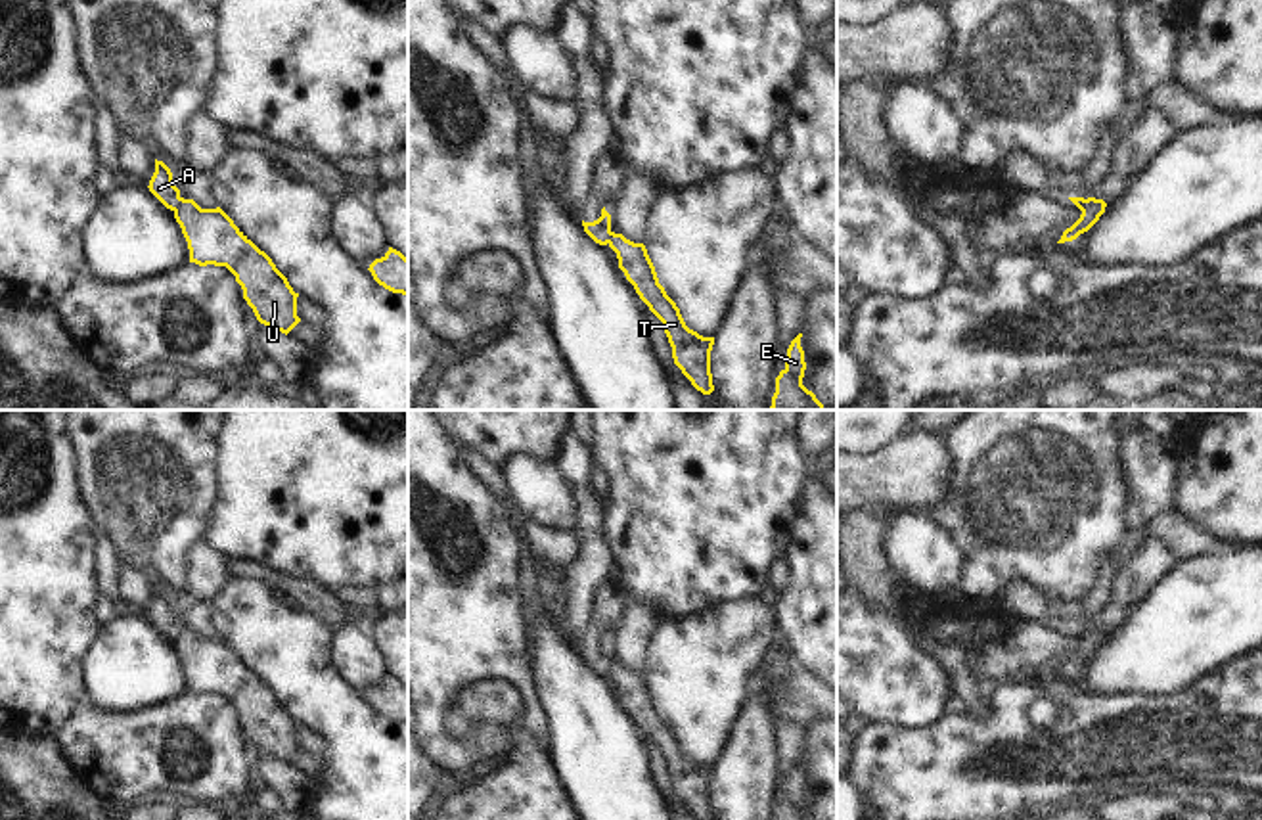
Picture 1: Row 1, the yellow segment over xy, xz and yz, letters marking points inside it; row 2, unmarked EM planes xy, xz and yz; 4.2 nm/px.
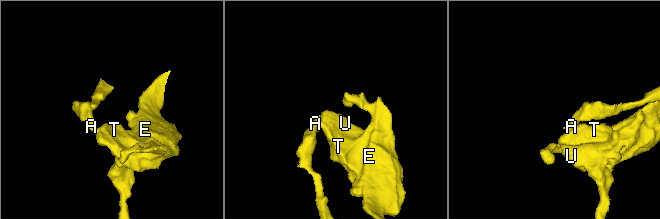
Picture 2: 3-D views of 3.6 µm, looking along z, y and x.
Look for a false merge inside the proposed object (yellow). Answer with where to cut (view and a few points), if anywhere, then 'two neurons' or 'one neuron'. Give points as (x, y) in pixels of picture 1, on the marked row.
cut xy (182, 198), (175, 211); two neurons

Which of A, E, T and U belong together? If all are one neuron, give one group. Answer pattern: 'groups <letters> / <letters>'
groups A / E T U

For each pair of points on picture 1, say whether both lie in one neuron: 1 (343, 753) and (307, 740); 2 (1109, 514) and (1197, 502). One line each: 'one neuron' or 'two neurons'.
1: two neurons
2: two neurons

